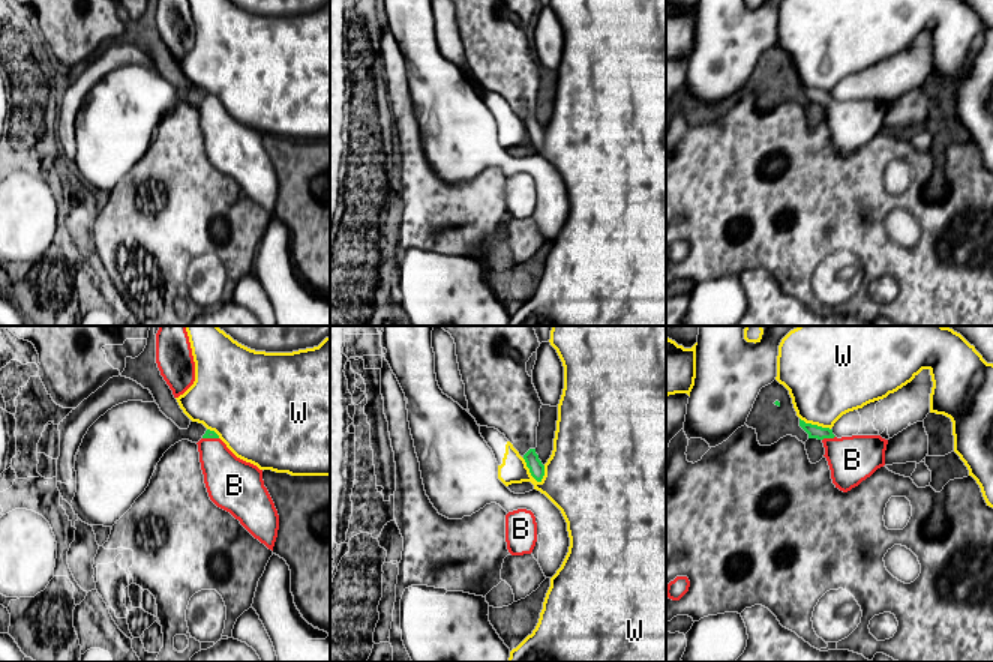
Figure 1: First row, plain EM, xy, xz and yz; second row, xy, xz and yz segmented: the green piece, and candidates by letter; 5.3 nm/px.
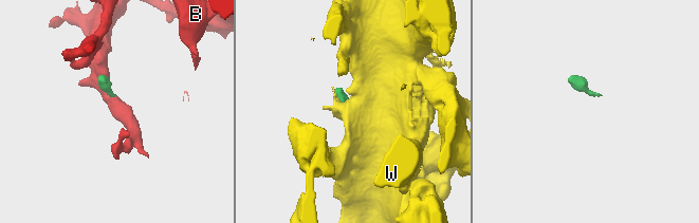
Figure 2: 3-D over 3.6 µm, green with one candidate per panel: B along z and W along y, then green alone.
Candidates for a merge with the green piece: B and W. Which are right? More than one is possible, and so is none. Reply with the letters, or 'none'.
B

